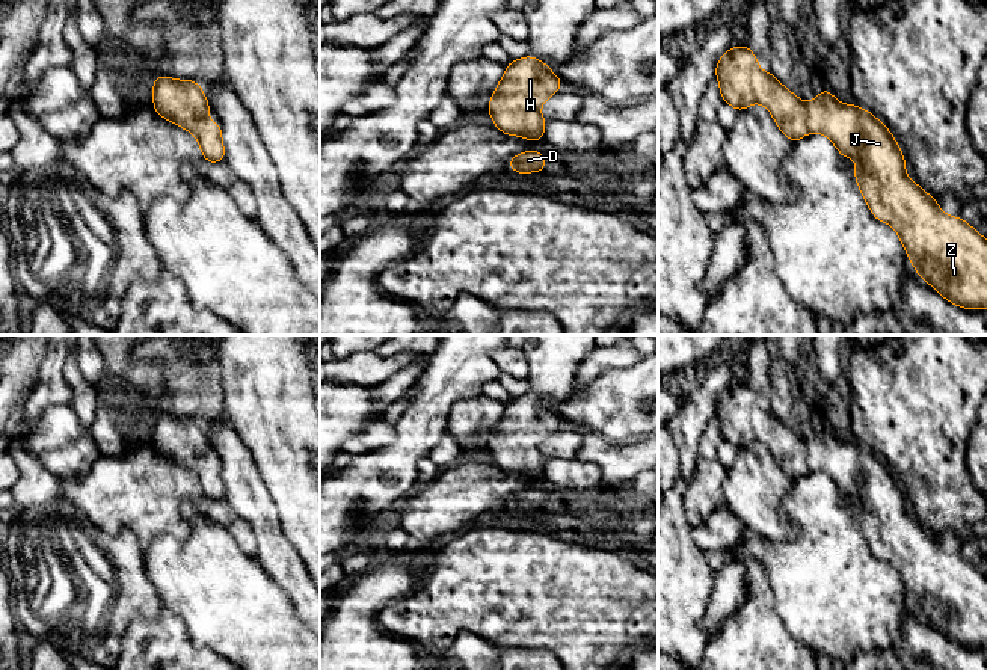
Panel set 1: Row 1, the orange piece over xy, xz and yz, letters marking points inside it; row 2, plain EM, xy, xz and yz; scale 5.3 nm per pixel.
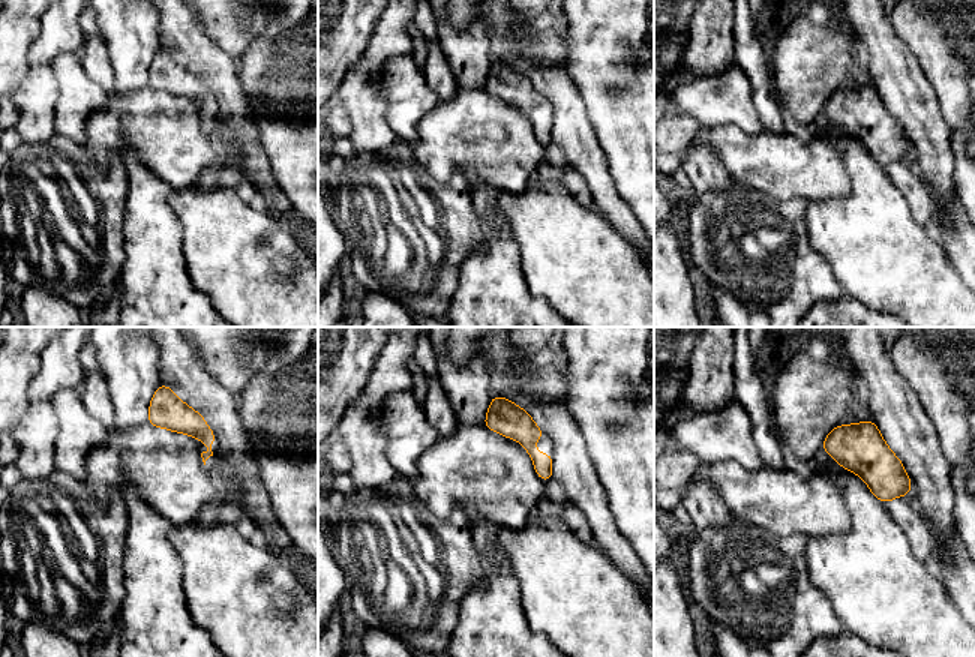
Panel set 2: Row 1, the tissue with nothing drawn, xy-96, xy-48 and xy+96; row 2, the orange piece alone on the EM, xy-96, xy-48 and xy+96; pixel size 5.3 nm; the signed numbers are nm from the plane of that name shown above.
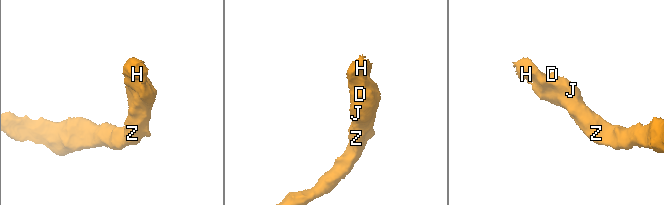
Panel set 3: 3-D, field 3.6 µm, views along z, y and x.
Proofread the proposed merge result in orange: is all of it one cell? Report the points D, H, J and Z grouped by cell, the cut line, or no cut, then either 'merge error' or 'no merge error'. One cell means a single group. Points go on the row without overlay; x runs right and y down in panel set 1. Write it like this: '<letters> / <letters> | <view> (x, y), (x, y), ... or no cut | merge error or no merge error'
D H J Z | no cut | no merge error

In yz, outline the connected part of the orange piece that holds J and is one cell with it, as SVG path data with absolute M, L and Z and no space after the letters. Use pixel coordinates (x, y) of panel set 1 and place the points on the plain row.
M747 383L729 386L715 404L723 439L738 450L750 442L765 444L780 469L792 480L804 471L827 474L844 496L856 496L854 516L872 554L892 563L916 611L948 640L964 647L987 646L987 578L963 555L943 551L936 536L906 513L906 496L895 475L871 450L835 438L829 427L810 441L788 429L771 410L764 410Z

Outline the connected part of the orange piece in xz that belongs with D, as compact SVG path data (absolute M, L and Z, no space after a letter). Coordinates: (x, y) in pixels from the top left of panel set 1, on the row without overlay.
M524 489L509 498L512 510L528 512L546 509L542 489Z

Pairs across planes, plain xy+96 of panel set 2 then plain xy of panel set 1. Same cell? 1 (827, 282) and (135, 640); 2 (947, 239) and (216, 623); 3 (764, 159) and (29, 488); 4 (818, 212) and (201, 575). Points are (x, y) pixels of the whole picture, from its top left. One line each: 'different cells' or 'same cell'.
1: different cells
2: different cells
3: different cells
4: same cell

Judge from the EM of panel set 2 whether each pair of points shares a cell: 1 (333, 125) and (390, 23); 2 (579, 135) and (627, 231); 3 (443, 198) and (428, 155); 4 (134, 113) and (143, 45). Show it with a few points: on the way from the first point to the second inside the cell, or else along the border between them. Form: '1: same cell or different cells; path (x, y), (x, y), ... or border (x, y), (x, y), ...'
1: different cells; border (344, 105), (351, 122), (350, 137)
2: same cell; path (587, 159), (593, 165), (602, 191), (612, 207)
3: different cells; border (470, 183), (456, 170), (443, 186)
4: different cells; border (146, 86), (137, 90), (114, 93)

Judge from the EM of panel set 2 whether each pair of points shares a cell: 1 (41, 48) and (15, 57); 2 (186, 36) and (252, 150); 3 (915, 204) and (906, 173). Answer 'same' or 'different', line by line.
1: different
2: same
3: same

